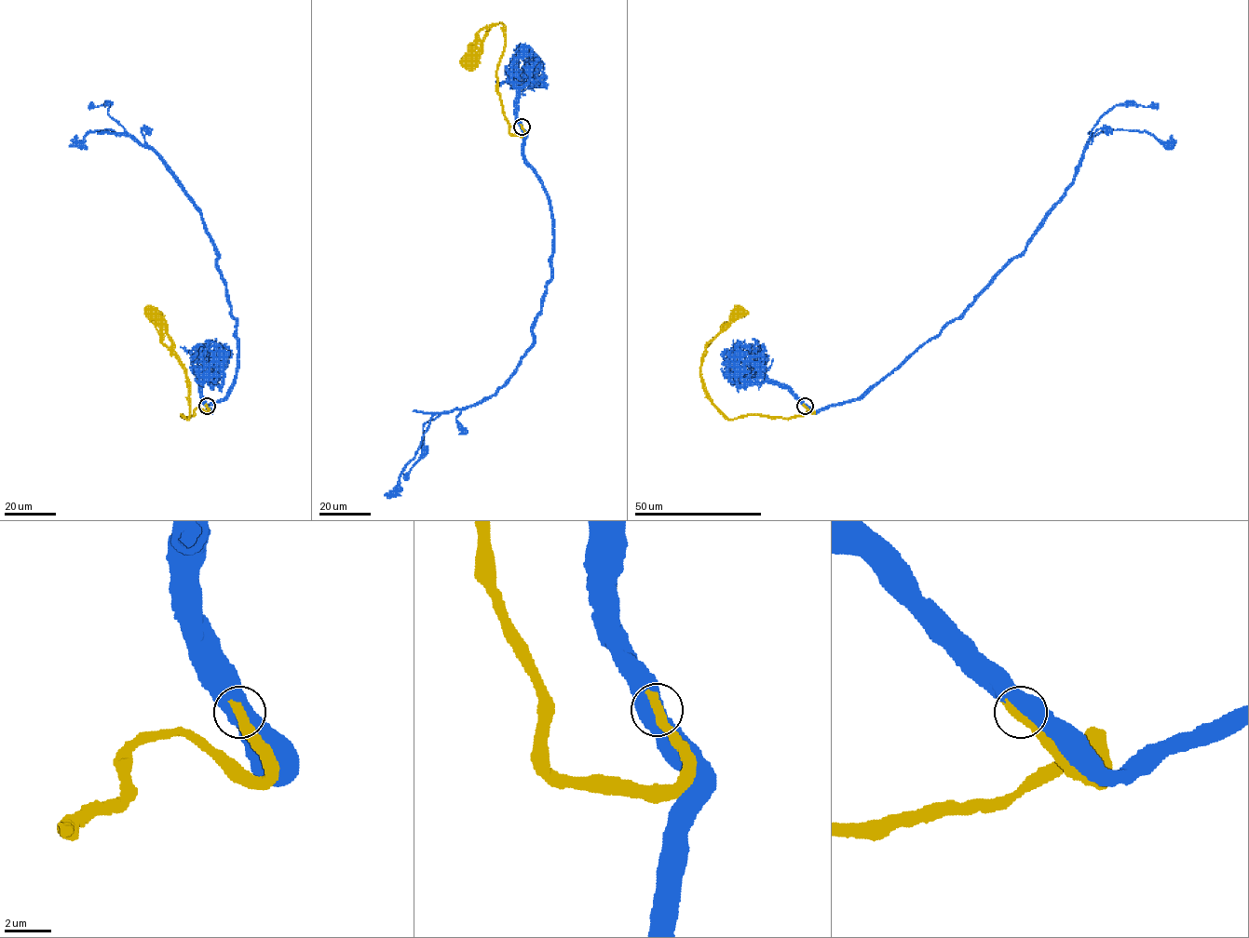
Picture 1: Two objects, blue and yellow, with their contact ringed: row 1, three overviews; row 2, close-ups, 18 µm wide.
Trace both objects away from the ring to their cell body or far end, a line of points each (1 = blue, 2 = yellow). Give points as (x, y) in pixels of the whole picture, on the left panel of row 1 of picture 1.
1: (206, 406), (210, 412), (232, 386), (238, 341), (201, 210), (167, 165), (130, 137), (89, 131), (69, 145)
2: (206, 406), (209, 413), (200, 408), (189, 418), (182, 415), (189, 416), (187, 378), (165, 325), (154, 314)

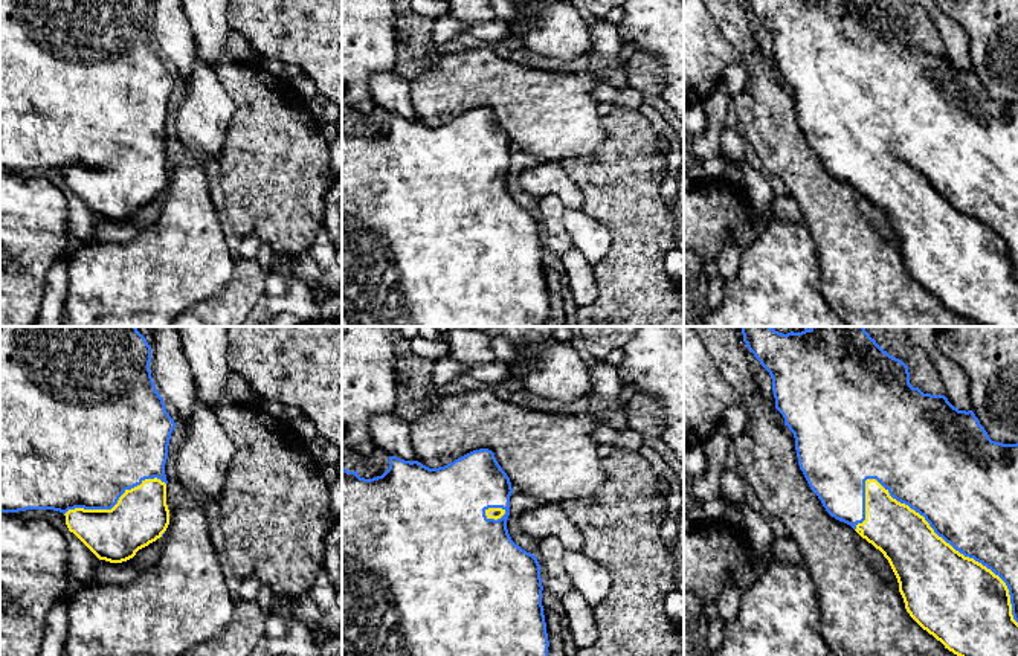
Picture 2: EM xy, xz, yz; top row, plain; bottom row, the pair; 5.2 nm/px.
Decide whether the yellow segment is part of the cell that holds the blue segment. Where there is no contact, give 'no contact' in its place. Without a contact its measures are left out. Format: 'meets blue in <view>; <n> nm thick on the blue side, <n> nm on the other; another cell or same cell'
meets blue in yz; 480 nm thick on the blue side, 440 nm on the other; same cell

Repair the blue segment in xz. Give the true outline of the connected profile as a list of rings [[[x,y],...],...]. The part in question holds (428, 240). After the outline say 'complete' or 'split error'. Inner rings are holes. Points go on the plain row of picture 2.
[[[488,107],[473,108],[438,127],[389,114],[389,127],[372,137],[342,125],[342,326],[540,326],[546,320],[549,299],[540,223],[508,192],[511,151],[510,136]]] | split error

